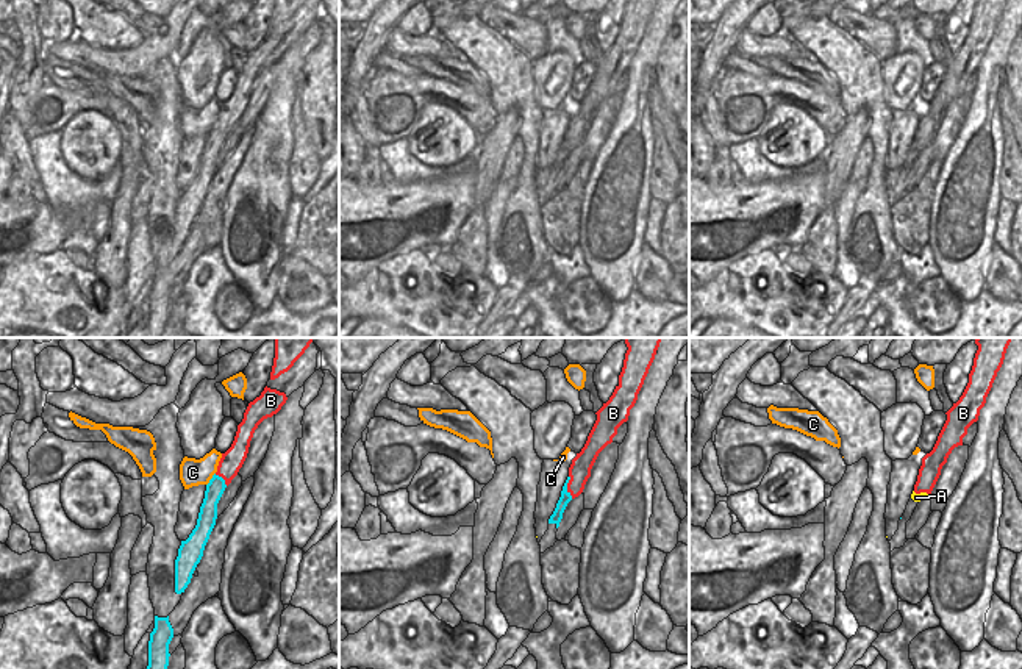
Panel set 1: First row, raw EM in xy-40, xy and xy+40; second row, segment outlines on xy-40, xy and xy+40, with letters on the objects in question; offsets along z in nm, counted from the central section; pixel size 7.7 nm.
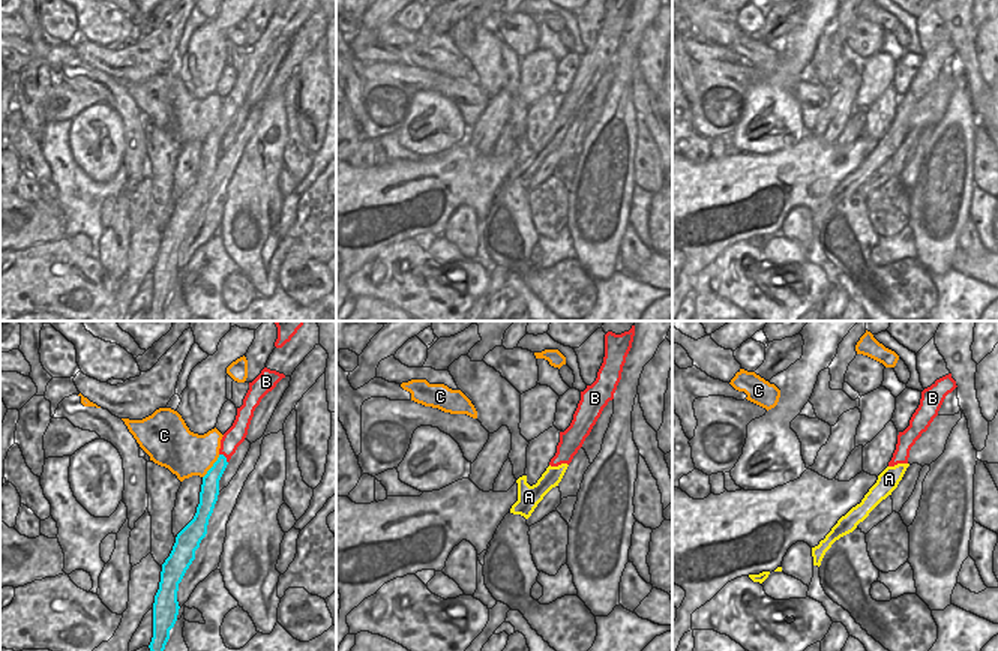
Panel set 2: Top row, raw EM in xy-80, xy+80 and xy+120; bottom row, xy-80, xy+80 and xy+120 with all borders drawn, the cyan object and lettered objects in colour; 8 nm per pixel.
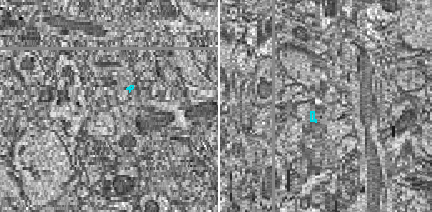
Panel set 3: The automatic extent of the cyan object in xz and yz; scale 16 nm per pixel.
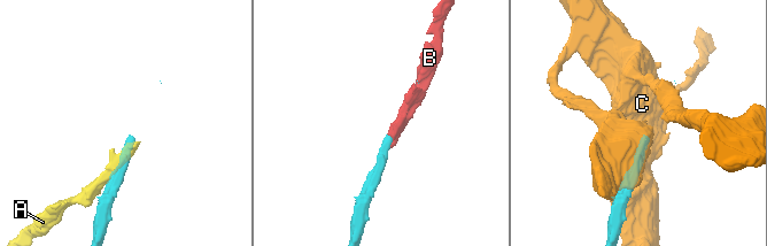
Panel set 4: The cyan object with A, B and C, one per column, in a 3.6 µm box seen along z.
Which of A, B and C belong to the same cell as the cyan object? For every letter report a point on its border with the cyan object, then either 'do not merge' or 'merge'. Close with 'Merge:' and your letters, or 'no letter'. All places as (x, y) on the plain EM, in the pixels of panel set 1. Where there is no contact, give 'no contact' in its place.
A: no contact; do not merge
B: meets cyan in xy at (566, 136); do not merge
C: meets cyan in xy-40 at (211, 128); do not merge
Merge: no letter

